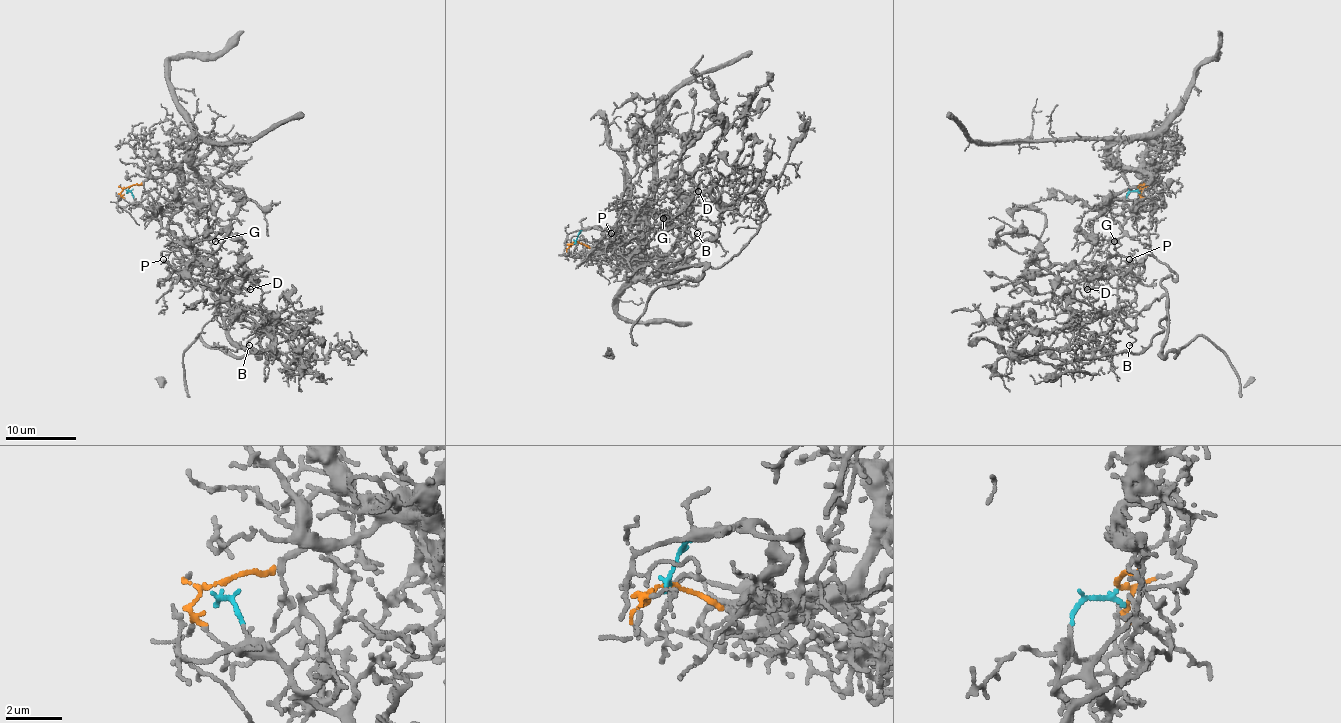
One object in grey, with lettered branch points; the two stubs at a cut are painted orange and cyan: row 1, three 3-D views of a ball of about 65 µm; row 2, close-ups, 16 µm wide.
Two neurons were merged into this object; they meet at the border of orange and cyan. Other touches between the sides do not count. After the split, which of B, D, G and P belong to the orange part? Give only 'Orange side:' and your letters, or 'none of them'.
Orange side: none of them

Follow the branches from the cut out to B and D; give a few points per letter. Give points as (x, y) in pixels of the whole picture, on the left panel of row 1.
B: (129, 188), (175, 236), (173, 252), (185, 273), (217, 300), (230, 298), (265, 330), (249, 346)
D: (129, 188), (175, 236), (173, 252), (178, 257), (192, 256), (251, 289)

